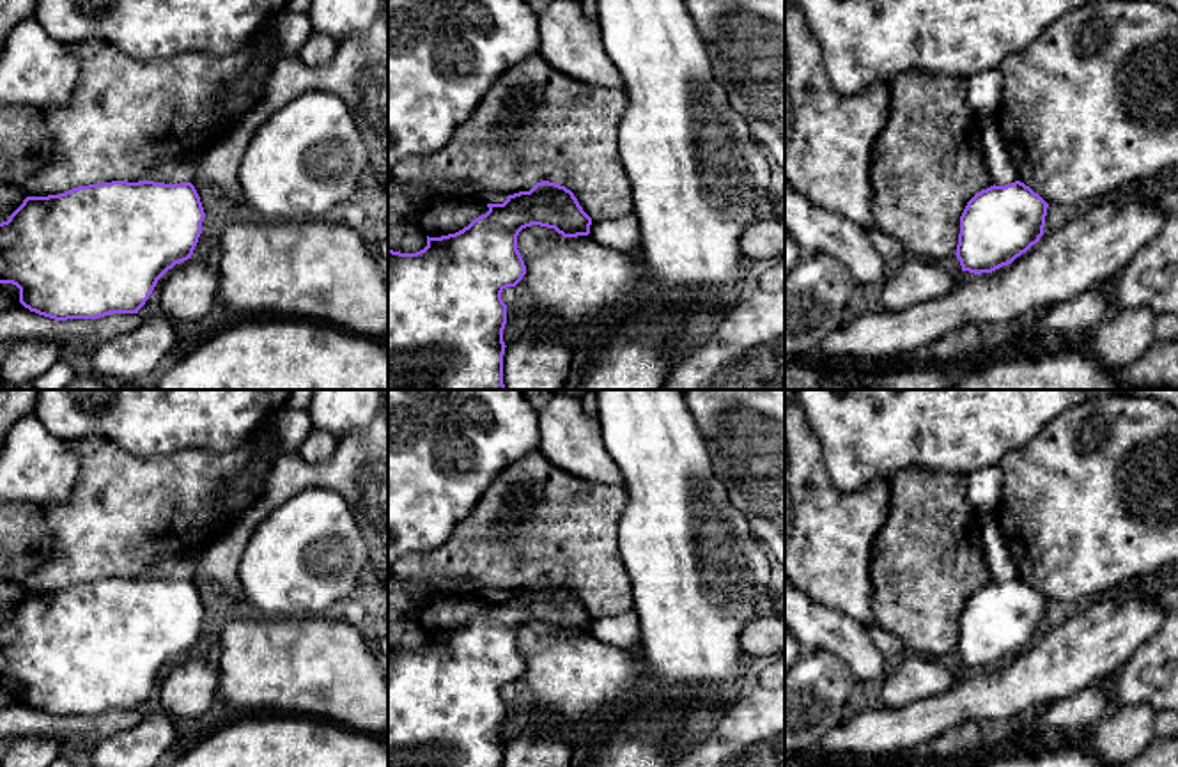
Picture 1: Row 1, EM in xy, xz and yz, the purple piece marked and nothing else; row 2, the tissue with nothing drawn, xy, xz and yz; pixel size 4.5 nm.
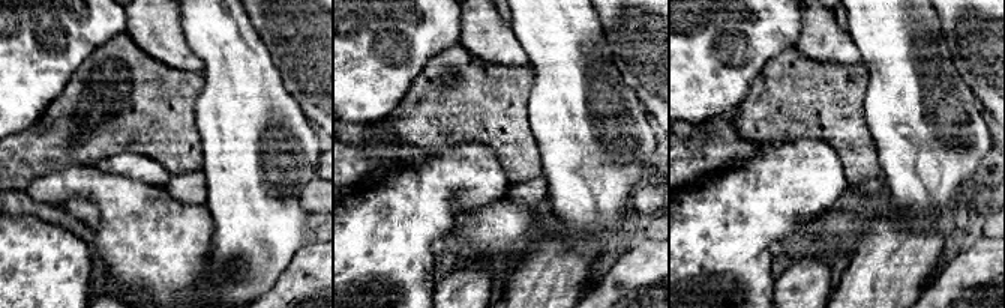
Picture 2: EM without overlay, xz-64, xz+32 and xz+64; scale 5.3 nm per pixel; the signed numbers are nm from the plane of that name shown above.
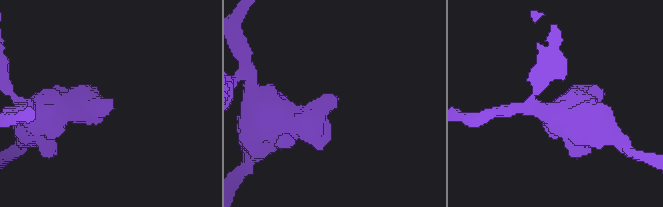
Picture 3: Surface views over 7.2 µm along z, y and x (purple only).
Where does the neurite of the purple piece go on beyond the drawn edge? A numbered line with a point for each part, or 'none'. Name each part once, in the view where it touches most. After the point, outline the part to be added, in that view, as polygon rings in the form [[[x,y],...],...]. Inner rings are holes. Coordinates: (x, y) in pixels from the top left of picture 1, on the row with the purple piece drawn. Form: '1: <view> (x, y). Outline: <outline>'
none

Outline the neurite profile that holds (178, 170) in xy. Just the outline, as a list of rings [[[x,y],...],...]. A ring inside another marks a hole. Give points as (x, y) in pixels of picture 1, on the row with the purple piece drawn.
[[[202,110],[190,131],[190,151],[182,158],[161,161],[152,172],[151,181],[163,184],[193,182],[200,158],[205,154],[205,142],[214,136],[220,122],[209,110]]]

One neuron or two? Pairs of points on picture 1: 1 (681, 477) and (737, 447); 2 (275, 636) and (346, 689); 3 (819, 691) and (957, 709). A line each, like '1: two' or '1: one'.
1: two
2: one
3: two

